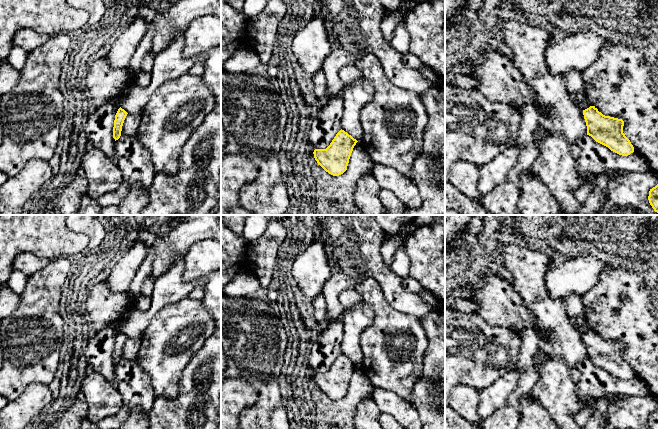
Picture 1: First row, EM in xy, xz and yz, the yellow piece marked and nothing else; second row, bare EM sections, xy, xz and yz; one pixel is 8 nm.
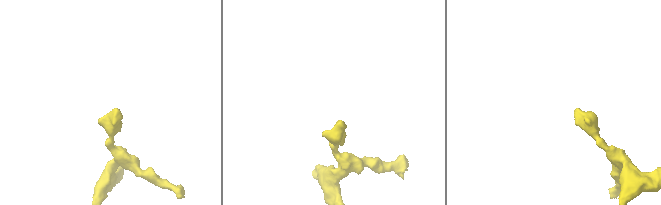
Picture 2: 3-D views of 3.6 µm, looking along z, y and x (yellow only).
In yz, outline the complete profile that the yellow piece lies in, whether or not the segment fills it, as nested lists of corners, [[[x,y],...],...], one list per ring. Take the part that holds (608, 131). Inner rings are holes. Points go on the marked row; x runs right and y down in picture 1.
[[[595,106],[583,110],[583,115],[587,135],[596,142],[622,156],[628,156],[634,152],[633,145],[623,133],[624,121],[622,119],[605,116]]]

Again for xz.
[[[341,129],[326,149],[314,150],[314,158],[326,172],[339,176],[347,170],[351,153],[357,142]]]

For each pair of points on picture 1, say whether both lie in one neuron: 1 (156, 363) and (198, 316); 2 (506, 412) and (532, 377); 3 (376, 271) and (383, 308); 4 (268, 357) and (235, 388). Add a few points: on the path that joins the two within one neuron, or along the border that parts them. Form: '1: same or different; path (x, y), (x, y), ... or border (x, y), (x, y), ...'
1: same; path (161, 349), (164, 342), (178, 328), (184, 325)
2: same; path (512, 403), (513, 398), (525, 386)
3: different; border (355, 286), (365, 279), (373, 278), (389, 304)
4: different; border (231, 378), (249, 382), (256, 390), (257, 400)

